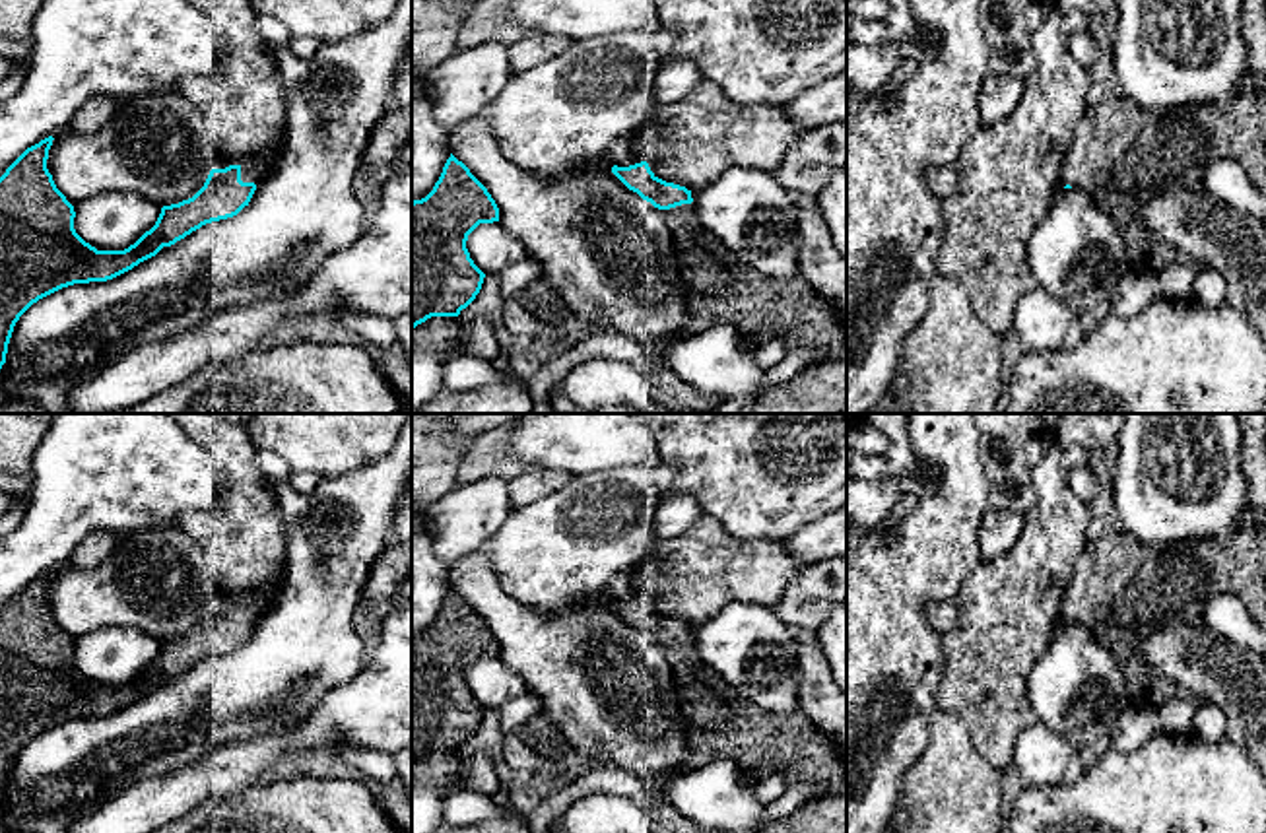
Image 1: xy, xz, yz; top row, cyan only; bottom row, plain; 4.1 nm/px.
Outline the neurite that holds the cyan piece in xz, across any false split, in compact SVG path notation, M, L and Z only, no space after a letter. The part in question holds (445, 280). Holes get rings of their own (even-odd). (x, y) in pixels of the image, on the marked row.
M452 153L433 190L412 202L412 328L431 317L458 317L485 274L466 249L480 223L499 221L487 188Z

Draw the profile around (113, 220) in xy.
M101 192L74 204L76 233L97 250L124 250L150 231L161 208L132 192Z

